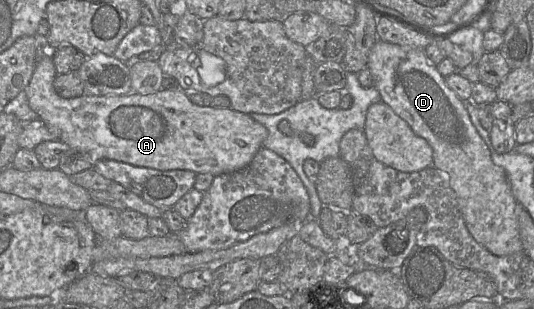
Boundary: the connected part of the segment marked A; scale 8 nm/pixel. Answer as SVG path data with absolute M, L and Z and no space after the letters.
M43 49L43 53L39 56L33 75L27 87L25 93L27 96L28 104L30 108L38 115L38 118L42 120L49 128L56 130L58 139L67 144L72 150L78 152L85 159L88 159L93 165L99 160L115 160L124 162L138 167L152 168L161 171L167 170L190 170L196 174L210 173L214 176L229 173L239 170L247 166L256 152L263 147L264 140L267 137L267 129L260 123L253 120L249 114L238 112L230 108L217 108L217 107L200 107L192 103L185 91L182 89L161 89L156 93L141 95L136 93L128 93L123 95L106 95L106 96L94 96L84 94L75 98L62 98L60 97L53 86L55 77L57 76L56 69L52 60L51 51Z

